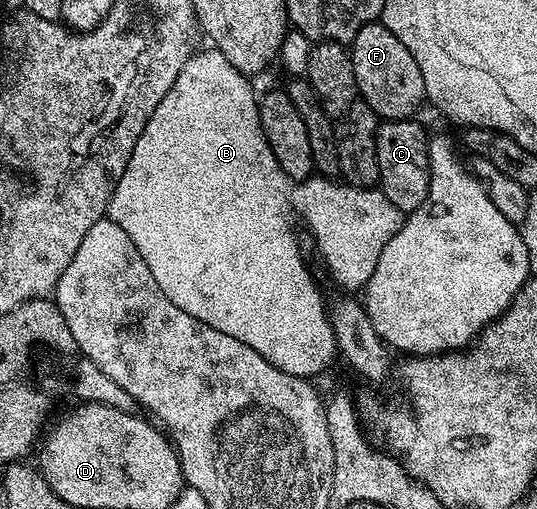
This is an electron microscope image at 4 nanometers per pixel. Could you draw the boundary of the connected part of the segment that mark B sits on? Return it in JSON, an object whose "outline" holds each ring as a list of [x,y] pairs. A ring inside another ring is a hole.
{"outline":[[[211,46],[205,48],[205,52],[197,51],[193,54],[185,62],[181,72],[181,77],[188,84],[188,104],[186,104],[188,108],[184,108],[184,130],[176,130],[172,136],[174,140],[168,138],[168,144],[164,148],[162,148],[162,144],[160,144],[160,150],[156,148],[156,154],[160,152],[160,160],[156,160],[156,162],[144,162],[144,154],[148,154],[148,160],[152,160],[154,150],[150,150],[150,148],[134,150],[134,154],[130,154],[130,162],[126,162],[126,170],[122,174],[122,178],[118,178],[118,186],[108,203],[107,219],[118,222],[118,226],[122,226],[122,230],[126,230],[130,242],[134,242],[134,246],[138,246],[138,254],[142,254],[142,262],[146,262],[146,266],[150,266],[150,274],[154,274],[154,282],[158,282],[162,294],[166,294],[166,298],[170,298],[170,302],[174,302],[178,306],[178,310],[186,310],[186,314],[190,314],[190,318],[198,318],[198,322],[202,322],[206,326],[214,326],[214,330],[222,330],[222,334],[230,334],[230,338],[238,338],[238,342],[246,342],[246,346],[250,346],[250,350],[258,350],[258,354],[262,354],[262,358],[266,358],[266,362],[270,362],[270,366],[278,366],[278,370],[282,370],[286,374],[316,378],[319,372],[324,372],[331,366],[332,359],[337,359],[338,349],[332,322],[326,311],[326,300],[324,304],[315,282],[312,281],[311,274],[304,269],[304,260],[300,257],[300,244],[296,241],[291,226],[288,225],[288,211],[293,208],[308,223],[308,228],[312,231],[313,238],[316,239],[316,248],[324,255],[324,264],[332,271],[333,278],[342,287],[356,288],[356,290],[363,289],[364,285],[368,283],[370,274],[374,274],[374,266],[378,262],[382,250],[386,250],[386,242],[390,242],[390,238],[394,238],[394,234],[398,234],[401,226],[404,225],[405,213],[399,212],[394,206],[394,202],[390,202],[390,198],[386,198],[384,193],[376,188],[355,188],[350,183],[337,182],[335,179],[325,178],[319,174],[313,174],[308,179],[299,182],[291,180],[278,166],[272,153],[272,147],[266,142],[264,131],[260,125],[258,96],[257,93],[252,93],[252,88],[248,85],[251,84],[249,77],[234,66],[230,66],[226,54],[222,54],[217,48]]]}

